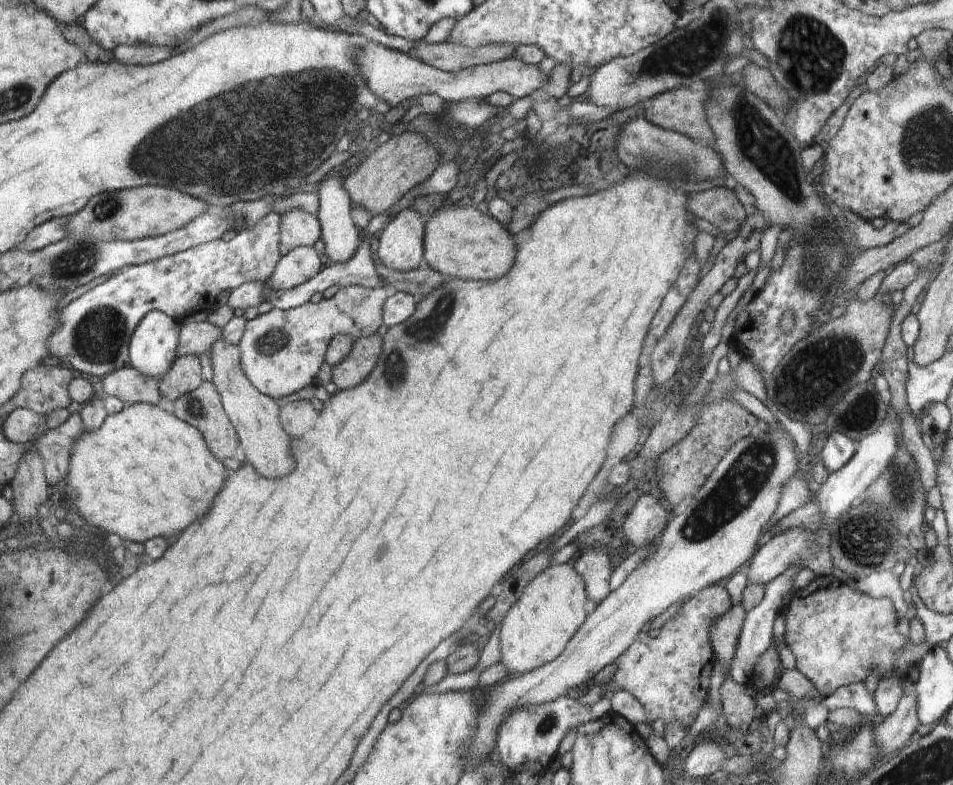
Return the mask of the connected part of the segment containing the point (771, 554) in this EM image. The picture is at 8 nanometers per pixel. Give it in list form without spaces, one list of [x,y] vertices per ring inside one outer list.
[[[804,527],[793,528],[784,531],[768,540],[756,554],[753,561],[750,562],[750,568],[746,571],[748,574],[748,583],[764,583],[771,581],[792,565],[797,563],[803,568],[810,568],[819,580],[821,576],[830,575],[832,572],[833,562],[831,559],[831,546],[820,546],[815,541],[814,531],[809,531]]]

